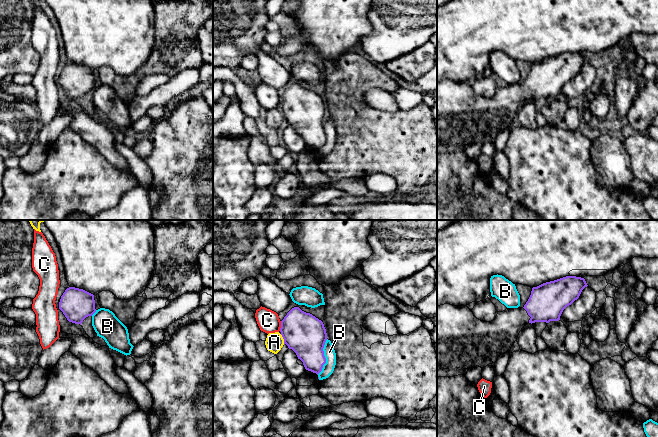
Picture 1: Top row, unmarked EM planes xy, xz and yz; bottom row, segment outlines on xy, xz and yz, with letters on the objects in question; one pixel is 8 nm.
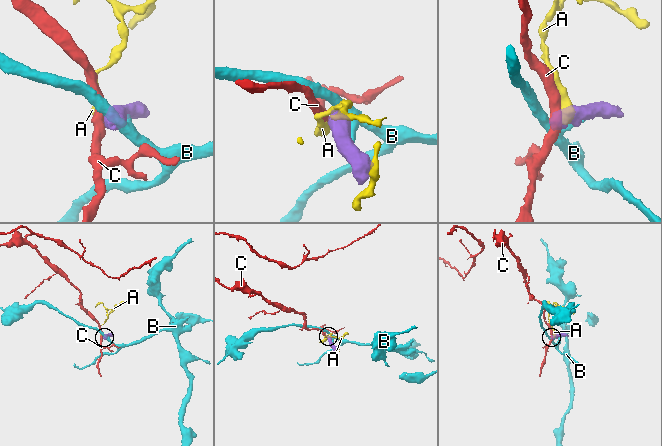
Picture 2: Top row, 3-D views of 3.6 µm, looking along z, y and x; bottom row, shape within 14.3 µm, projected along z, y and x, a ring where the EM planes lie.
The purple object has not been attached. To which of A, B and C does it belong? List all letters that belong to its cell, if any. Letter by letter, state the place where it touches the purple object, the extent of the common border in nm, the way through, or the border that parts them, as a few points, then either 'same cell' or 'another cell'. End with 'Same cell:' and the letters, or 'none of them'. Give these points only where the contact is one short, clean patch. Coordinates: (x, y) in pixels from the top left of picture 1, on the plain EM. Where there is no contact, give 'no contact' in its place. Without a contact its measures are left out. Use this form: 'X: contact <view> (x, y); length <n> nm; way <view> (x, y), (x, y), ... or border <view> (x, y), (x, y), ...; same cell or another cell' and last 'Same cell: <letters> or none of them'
A: contact xz (283, 114); length 90 nm; border xz (280, 110), (284, 119); another cell
B: contact xz (324, 133); length 300 nm; border xz (327, 115), (323, 124), (325, 139), (317, 150); another cell
C: contact xz (281, 102); length 80 nm; border xz (281, 97), (279, 106); another cell
Same cell: none of them

